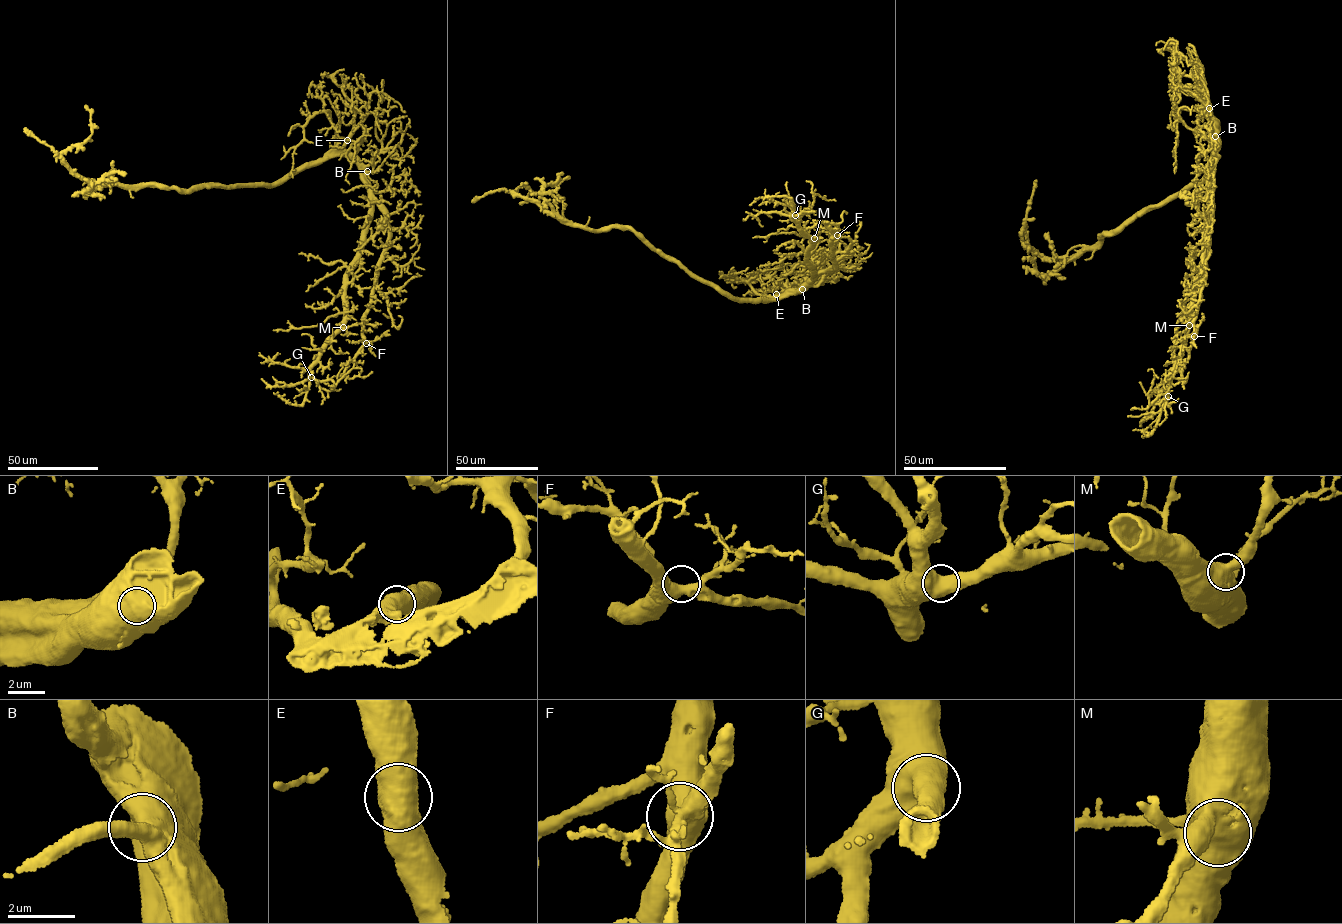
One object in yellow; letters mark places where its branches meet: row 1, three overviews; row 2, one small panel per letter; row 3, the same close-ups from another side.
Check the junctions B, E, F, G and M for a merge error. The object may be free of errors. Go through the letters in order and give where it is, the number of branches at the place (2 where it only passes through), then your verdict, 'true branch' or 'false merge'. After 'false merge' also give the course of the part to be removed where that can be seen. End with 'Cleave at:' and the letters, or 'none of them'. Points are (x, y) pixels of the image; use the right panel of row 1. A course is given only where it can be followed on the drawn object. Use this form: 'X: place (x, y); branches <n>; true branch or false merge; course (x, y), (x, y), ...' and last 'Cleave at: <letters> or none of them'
B: place (1215, 136); branches 2; true branch
E: place (1209, 108); branches 2; true branch
F: place (1194, 336); branches 2; true branch
G: place (1168, 396); branches 2; true branch
M: place (1189, 325); branches 2; true branch
Cleave at: none of them

